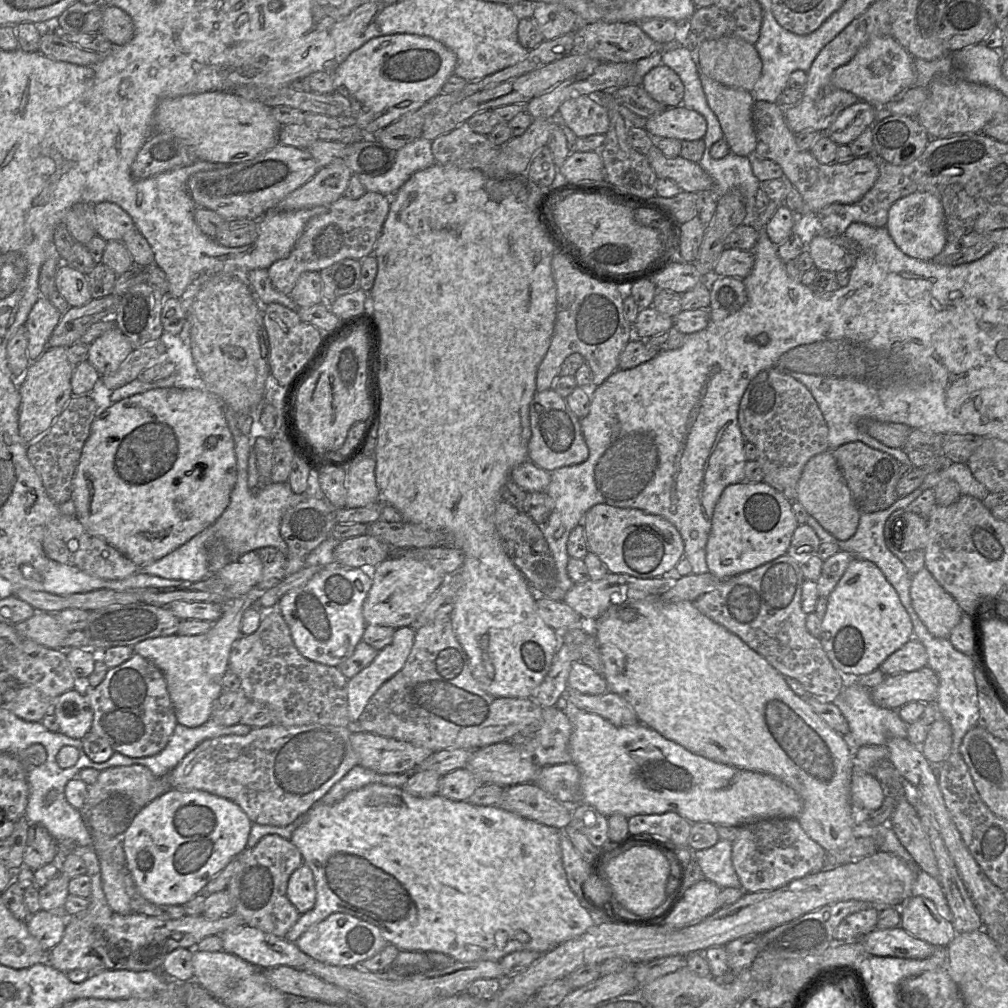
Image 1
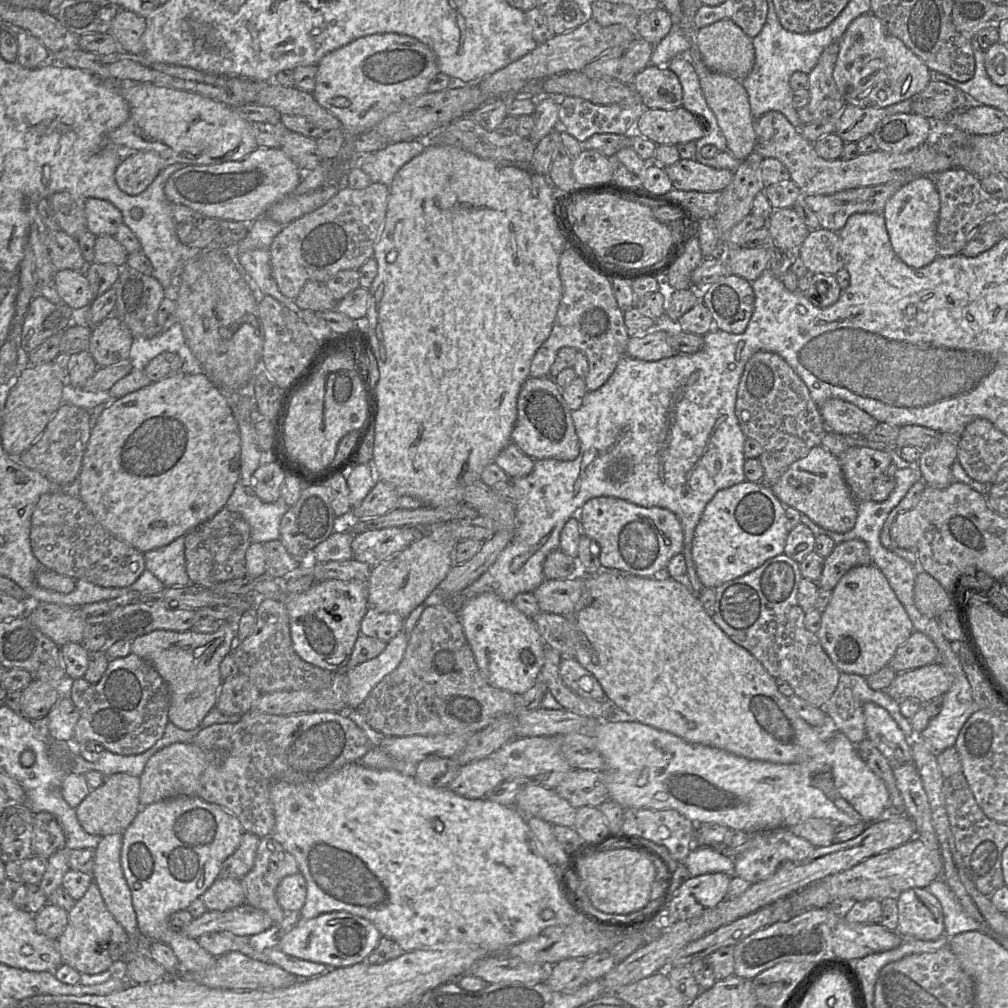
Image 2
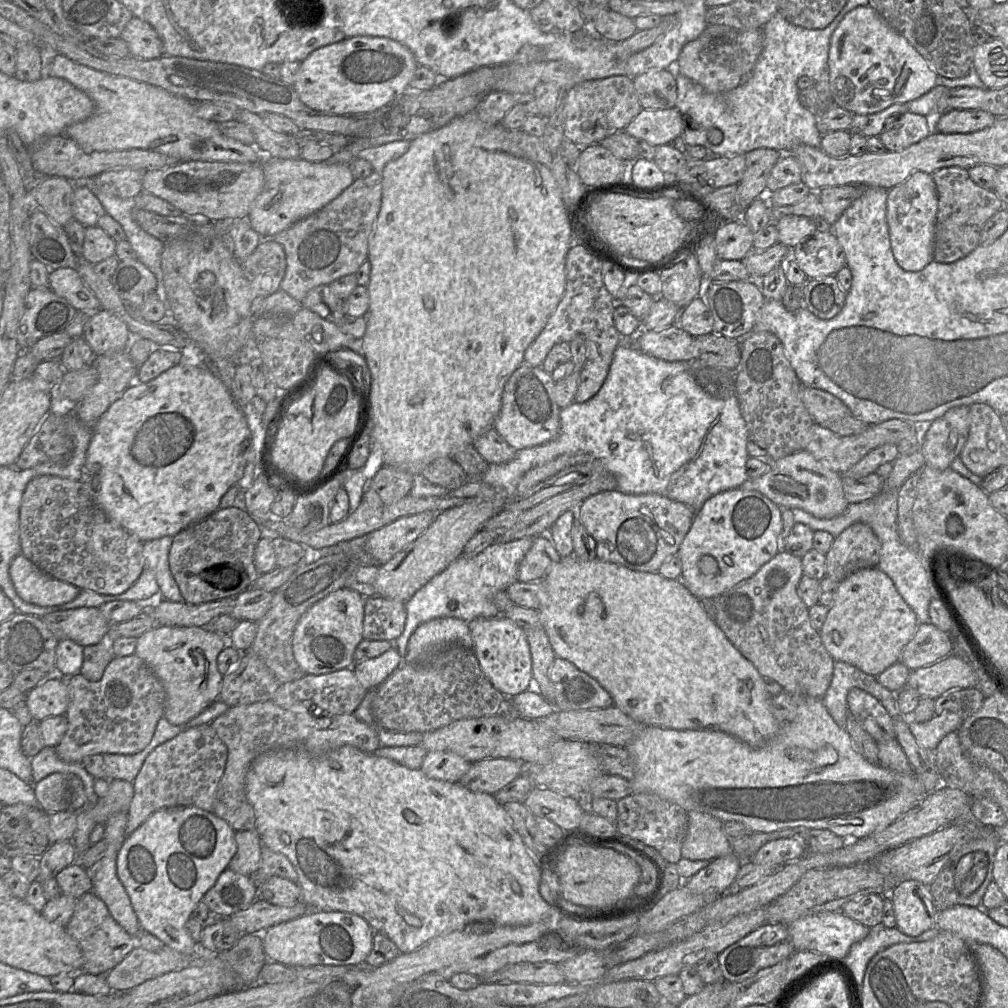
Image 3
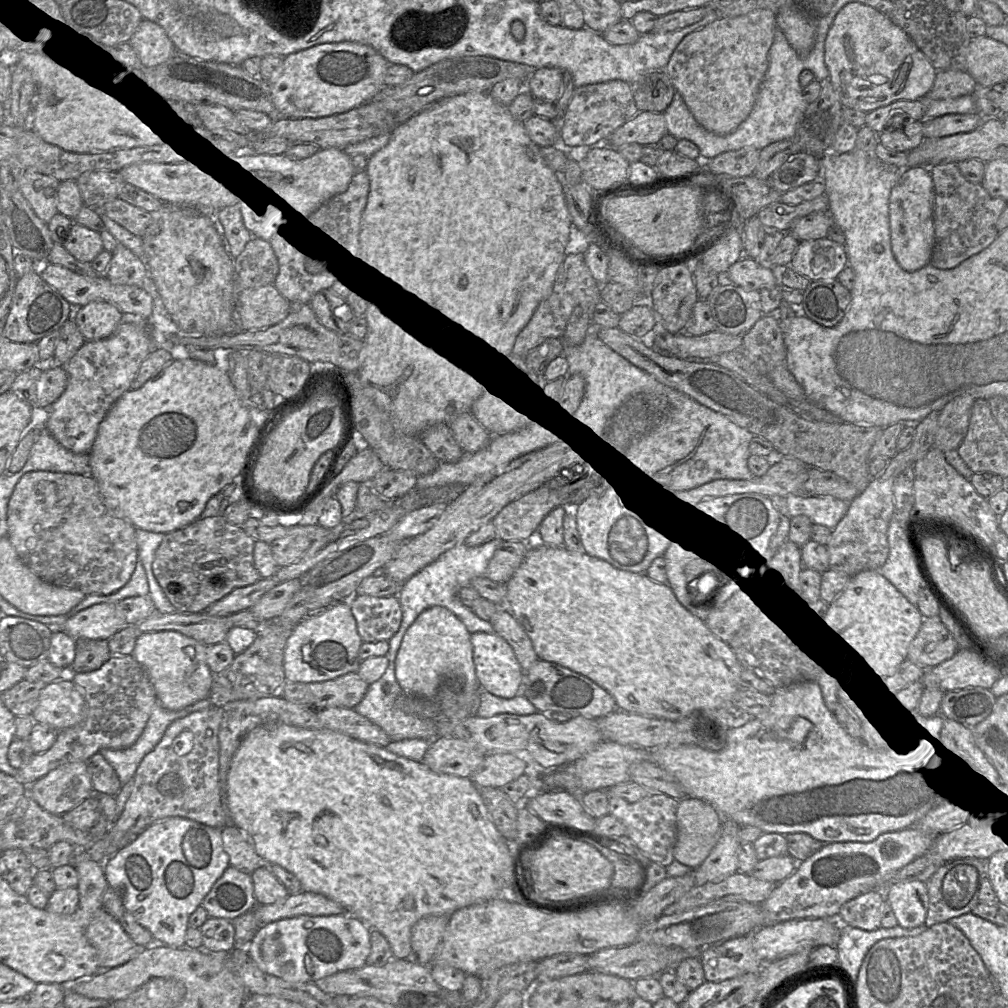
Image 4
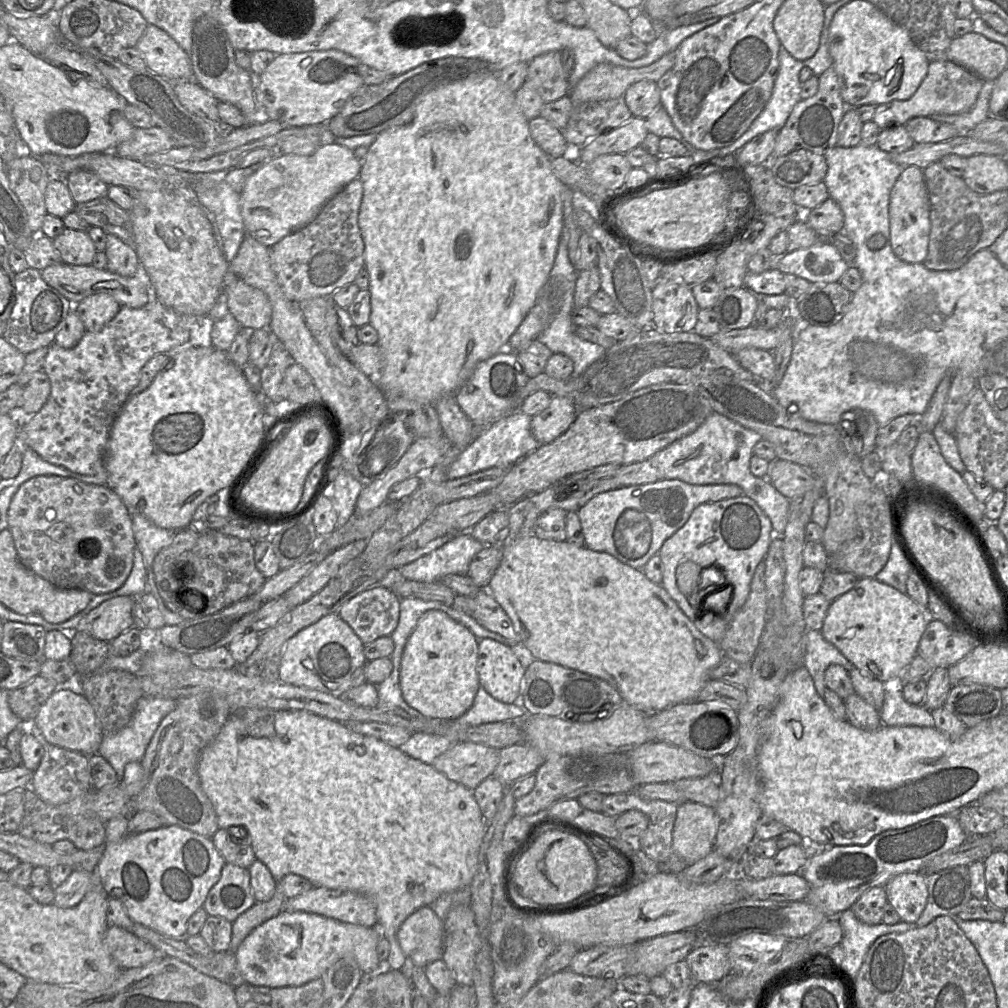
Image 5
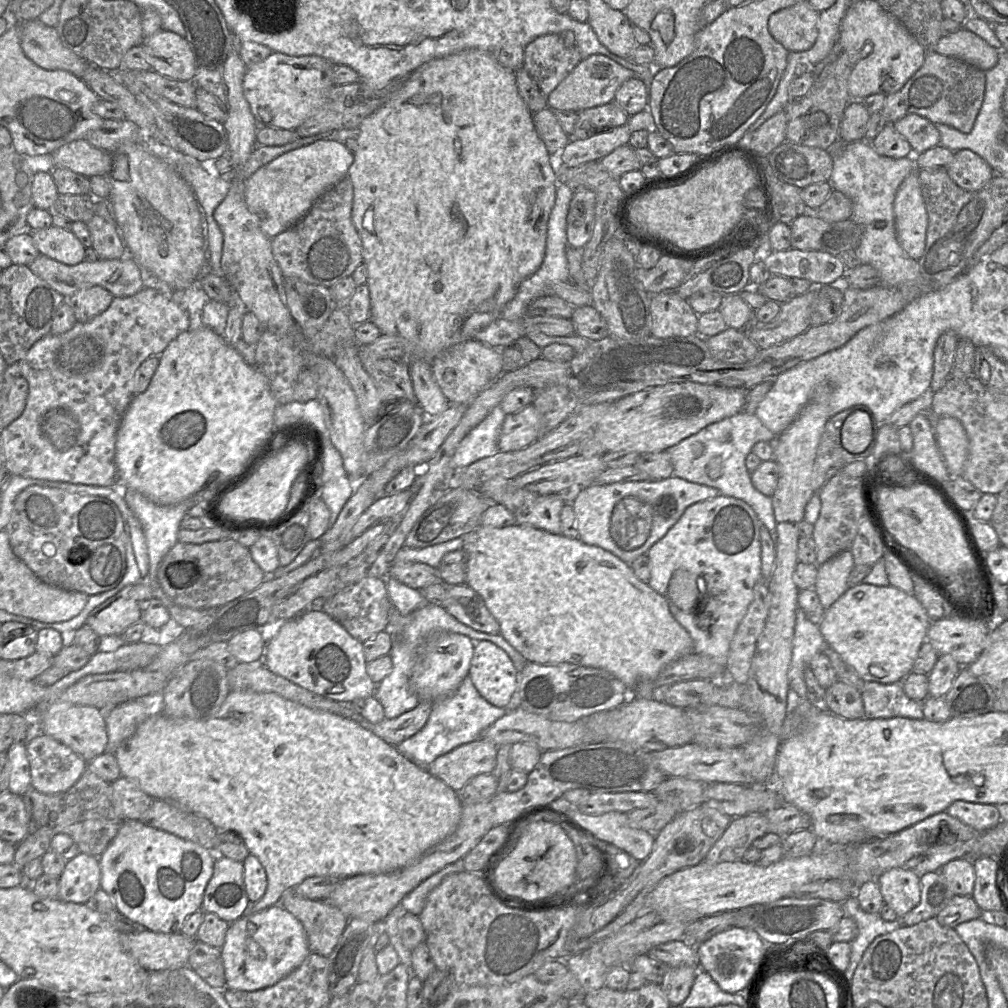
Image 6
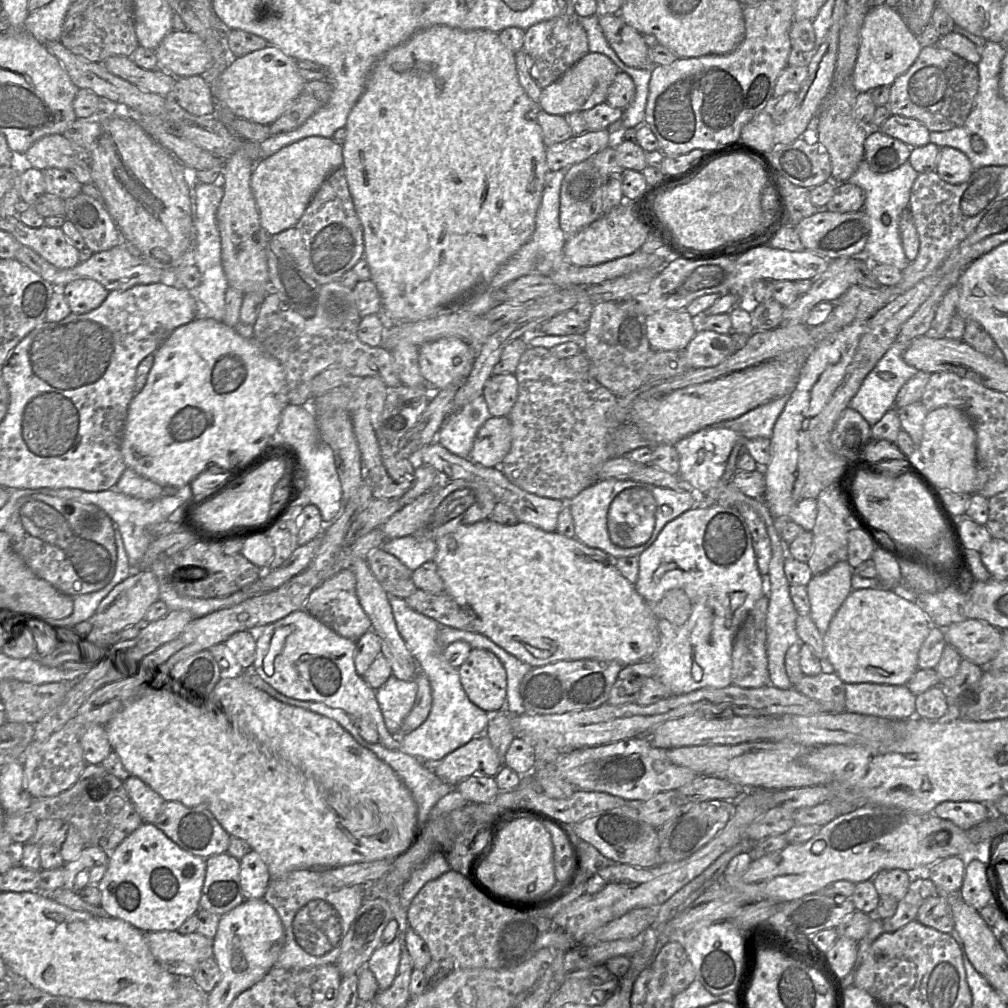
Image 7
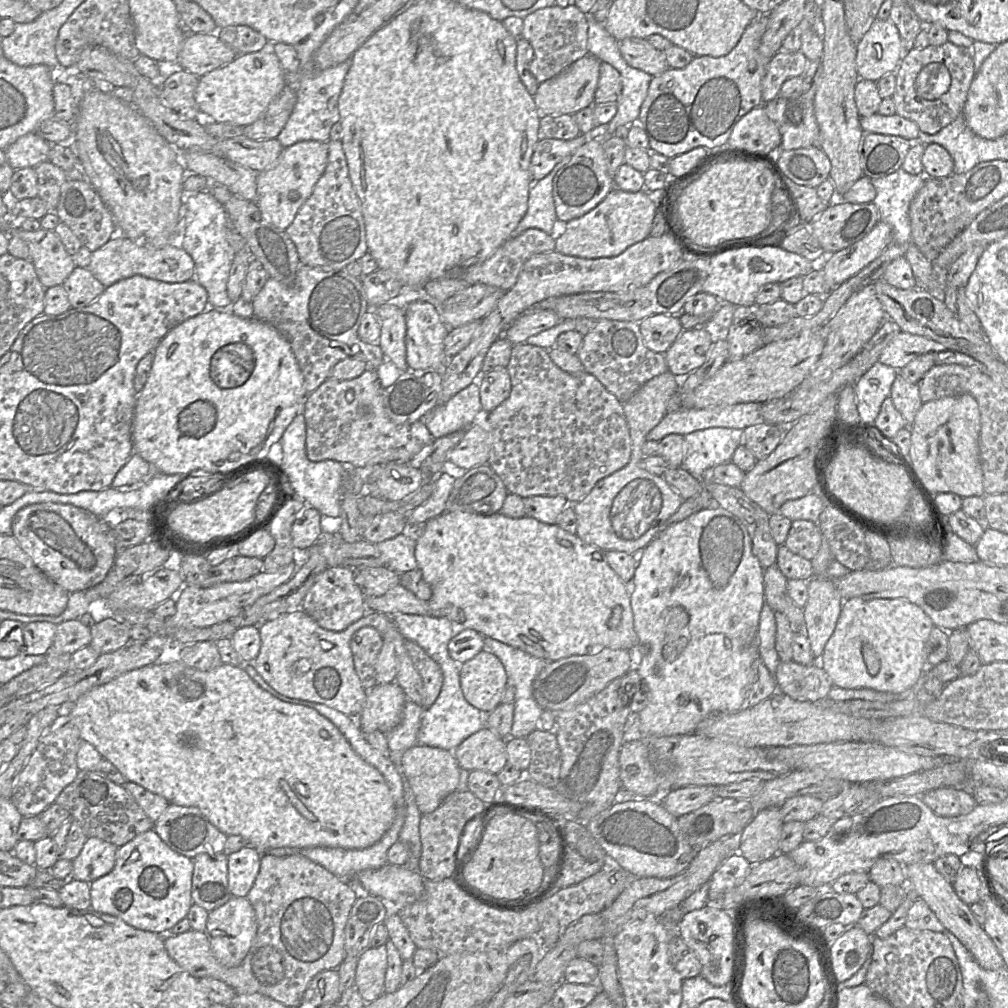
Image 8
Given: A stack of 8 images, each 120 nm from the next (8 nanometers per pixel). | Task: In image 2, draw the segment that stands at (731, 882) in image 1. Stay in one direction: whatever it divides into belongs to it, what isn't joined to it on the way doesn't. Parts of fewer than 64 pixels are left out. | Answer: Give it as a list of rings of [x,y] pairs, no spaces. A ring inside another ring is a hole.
[[[693,847],[683,863],[691,877],[715,872],[735,876],[734,860],[713,847]]]

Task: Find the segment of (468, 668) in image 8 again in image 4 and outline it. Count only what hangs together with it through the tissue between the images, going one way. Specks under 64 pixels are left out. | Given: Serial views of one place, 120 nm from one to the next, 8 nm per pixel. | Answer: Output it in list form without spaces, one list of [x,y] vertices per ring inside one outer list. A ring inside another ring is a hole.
[[[497,633],[471,634],[473,658],[481,688],[505,699],[522,692],[524,670],[509,643]]]

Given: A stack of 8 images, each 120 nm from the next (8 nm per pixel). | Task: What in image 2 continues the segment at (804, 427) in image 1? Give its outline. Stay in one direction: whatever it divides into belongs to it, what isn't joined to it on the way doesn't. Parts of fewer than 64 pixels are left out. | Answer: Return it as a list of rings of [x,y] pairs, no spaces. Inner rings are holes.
[[[758,351],[747,361],[738,386],[735,413],[746,438],[756,440],[762,447],[758,459],[764,469],[762,482],[768,486],[775,484],[793,462],[805,457],[813,447],[820,446],[828,430],[806,384],[781,356],[773,352]]]

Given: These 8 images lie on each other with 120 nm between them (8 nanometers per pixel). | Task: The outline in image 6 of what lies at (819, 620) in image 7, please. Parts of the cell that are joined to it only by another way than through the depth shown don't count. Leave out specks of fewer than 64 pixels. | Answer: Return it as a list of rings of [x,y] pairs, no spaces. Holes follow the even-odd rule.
[[[844,550],[818,566],[814,591],[827,610],[848,587],[848,578],[855,564],[850,550]]]

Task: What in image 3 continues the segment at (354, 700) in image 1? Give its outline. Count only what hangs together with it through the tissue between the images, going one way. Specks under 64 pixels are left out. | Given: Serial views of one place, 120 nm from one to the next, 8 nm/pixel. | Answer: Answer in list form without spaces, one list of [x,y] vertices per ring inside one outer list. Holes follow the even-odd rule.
[[[395,646],[378,657],[354,662],[352,669],[365,691],[376,689],[402,664]]]

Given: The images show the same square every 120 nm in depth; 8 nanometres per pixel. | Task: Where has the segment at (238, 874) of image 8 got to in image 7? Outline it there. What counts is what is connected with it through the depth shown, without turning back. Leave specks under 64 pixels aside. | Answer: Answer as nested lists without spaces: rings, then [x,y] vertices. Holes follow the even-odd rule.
[[[250,850],[240,860],[239,880],[245,899],[263,898],[270,876],[260,855]]]

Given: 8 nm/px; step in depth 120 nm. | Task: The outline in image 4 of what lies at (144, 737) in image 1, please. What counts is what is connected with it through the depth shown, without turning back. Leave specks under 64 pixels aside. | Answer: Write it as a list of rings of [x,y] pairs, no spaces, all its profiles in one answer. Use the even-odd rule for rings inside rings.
[[[113,655],[95,671],[71,674],[71,681],[84,700],[84,718],[76,725],[58,731],[55,742],[47,751],[34,754],[27,764],[18,769],[14,777],[26,786],[60,765],[85,762],[101,749],[119,750],[132,746],[142,734],[154,706],[159,704],[146,671],[132,655]]]

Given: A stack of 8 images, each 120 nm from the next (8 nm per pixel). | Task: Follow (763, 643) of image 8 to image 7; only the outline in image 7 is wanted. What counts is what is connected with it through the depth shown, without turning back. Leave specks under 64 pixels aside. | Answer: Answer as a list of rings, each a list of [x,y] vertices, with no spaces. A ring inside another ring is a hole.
[[[766,528],[771,543],[771,560],[769,572],[766,577],[766,595],[768,597],[768,611],[766,616],[766,651],[768,660],[769,684],[787,690],[793,687],[790,682],[784,665],[787,650],[799,642],[796,632],[796,619],[798,613],[790,597],[790,585],[784,573],[784,562],[786,560],[786,545],[777,534],[775,528]]]

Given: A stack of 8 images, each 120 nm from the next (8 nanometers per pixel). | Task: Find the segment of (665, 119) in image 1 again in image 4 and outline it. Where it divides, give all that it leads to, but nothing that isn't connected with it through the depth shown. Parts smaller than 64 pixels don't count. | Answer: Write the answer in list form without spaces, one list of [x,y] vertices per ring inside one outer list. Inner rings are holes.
[[[641,111],[617,128],[606,143],[614,148],[628,143],[655,145],[666,134],[668,130],[663,113]]]

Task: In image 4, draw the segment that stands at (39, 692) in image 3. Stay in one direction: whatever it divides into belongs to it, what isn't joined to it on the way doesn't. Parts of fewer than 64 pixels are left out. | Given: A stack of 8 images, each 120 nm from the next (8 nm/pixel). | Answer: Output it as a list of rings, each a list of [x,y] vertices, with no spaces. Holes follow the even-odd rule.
[[[69,674],[43,686],[31,716],[35,723],[46,724],[56,731],[74,726],[84,718],[84,700]]]

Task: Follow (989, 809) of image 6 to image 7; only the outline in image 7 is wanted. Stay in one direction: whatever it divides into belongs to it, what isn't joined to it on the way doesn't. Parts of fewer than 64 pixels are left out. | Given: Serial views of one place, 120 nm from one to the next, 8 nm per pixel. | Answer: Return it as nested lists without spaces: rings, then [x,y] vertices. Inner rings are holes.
[[[944,801],[933,809],[933,813],[941,819],[953,822],[963,830],[968,830],[990,818],[986,804],[971,801]]]

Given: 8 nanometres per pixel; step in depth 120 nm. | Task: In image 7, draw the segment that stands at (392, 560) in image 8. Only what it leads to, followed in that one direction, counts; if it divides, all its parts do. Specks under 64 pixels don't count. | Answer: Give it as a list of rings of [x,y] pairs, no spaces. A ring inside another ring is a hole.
[[[413,535],[387,539],[380,548],[398,558],[412,571],[433,560],[437,550],[435,540],[419,540]]]

